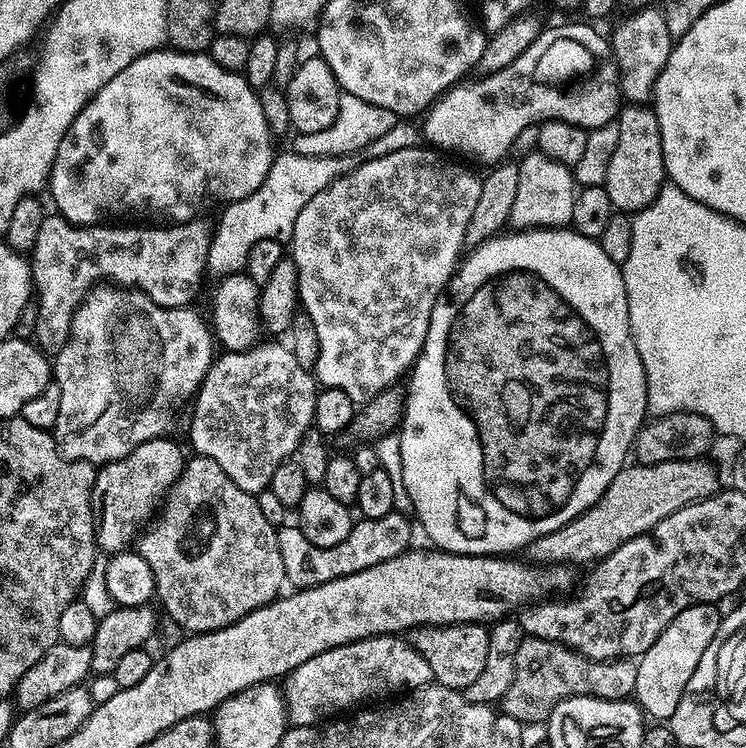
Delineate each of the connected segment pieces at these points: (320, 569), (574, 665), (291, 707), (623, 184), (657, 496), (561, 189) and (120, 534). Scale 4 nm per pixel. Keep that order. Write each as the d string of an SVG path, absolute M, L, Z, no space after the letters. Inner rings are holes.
M393 510L390 514L386 514L382 518L374 518L366 520L357 519L353 523L350 534L346 538L342 538L342 542L338 542L338 546L330 546L323 548L322 546L314 546L314 542L310 542L310 538L306 538L306 534L300 532L299 527L280 526L276 529L276 537L278 538L278 554L282 554L282 566L284 567L284 579L293 589L313 588L322 582L330 582L334 578L342 578L346 574L354 574L358 570L366 570L366 566L378 566L378 562L386 562L386 558L394 558L398 554L409 551L412 540L412 524L403 512Z
M525 636L514 662L514 682L502 701L503 715L518 718L526 726L543 725L558 702L567 696L593 696L603 700L627 700L636 691L636 660L591 660L589 656L546 638Z
M393 634L362 638L334 646L322 654L314 654L314 658L302 662L302 666L283 677L282 691L289 725L301 728L325 723L365 702L392 698L414 688L424 688L430 683L433 683L432 671L426 658L422 658L422 654L418 654L407 639Z
M644 102L625 103L619 109L615 123L618 126L618 146L610 157L603 186L606 194L610 194L613 209L635 214L652 202L666 183L662 130L654 108Z
M704 458L694 460L663 460L657 464L629 463L606 486L606 490L580 516L575 516L566 526L550 534L539 536L526 548L540 566L573 566L599 562L630 538L643 536L662 518L674 514L696 500L721 491L722 483Z
M533 150L519 161L518 191L514 198L511 223L520 228L563 228L571 225L578 185L567 164L547 153Z
M168 439L147 440L130 450L130 454L99 465L92 487L92 511L95 513L96 543L103 551L105 548L105 553L111 554L129 547L132 523L139 516L146 515L151 510L152 503L154 508L157 500L167 493L180 476L186 463L186 455L174 441Z

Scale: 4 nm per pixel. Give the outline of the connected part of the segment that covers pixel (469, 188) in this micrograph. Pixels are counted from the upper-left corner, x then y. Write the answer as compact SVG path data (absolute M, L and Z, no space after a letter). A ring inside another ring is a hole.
M428 146L394 150L390 154L382 154L373 160L357 163L356 167L344 173L343 176L336 177L322 191L314 194L314 198L310 198L306 206L302 206L302 214L298 214L298 222L294 222L290 241L290 259L294 262L298 274L296 290L299 303L302 305L303 312L310 314L310 322L314 322L314 334L318 334L314 375L323 387L346 390L346 394L350 394L352 400L363 402L393 387L397 383L396 379L403 372L405 375L420 357L434 302L440 297L440 293L443 292L445 285L458 267L458 261L462 256L460 248L465 247L466 226L470 226L470 214L474 214L474 206L478 202L480 193L481 177L475 176L471 172L473 171L471 167L463 163L455 164L447 158L449 158L447 155Z

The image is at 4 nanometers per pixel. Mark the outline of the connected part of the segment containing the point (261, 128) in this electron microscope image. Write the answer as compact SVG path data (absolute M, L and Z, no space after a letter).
M157 50L138 57L126 70L114 74L106 86L102 86L87 106L74 118L68 133L58 146L58 154L52 163L50 189L52 200L56 203L55 211L72 224L97 226L103 220L120 220L129 216L132 220L152 220L148 222L187 222L197 215L196 207L203 200L224 200L231 202L249 196L262 184L274 159L272 141L274 135L268 128L262 112L257 89L248 85L248 80L239 71L223 68L212 57L199 52L178 52L175 50Z

